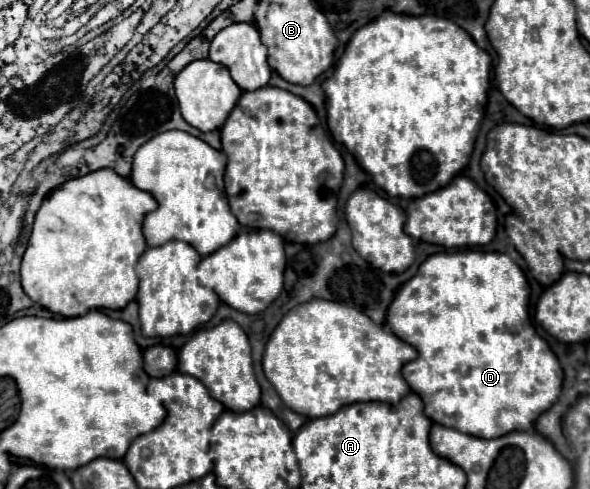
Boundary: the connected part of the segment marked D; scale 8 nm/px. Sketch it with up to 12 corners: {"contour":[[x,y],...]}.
{"contour":[[438,252],[386,324],[424,414],[532,430],[562,368],[508,254]]}

